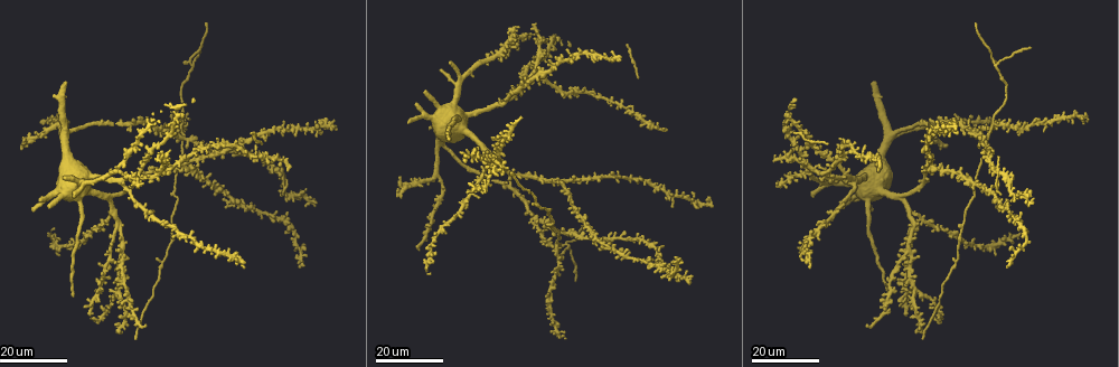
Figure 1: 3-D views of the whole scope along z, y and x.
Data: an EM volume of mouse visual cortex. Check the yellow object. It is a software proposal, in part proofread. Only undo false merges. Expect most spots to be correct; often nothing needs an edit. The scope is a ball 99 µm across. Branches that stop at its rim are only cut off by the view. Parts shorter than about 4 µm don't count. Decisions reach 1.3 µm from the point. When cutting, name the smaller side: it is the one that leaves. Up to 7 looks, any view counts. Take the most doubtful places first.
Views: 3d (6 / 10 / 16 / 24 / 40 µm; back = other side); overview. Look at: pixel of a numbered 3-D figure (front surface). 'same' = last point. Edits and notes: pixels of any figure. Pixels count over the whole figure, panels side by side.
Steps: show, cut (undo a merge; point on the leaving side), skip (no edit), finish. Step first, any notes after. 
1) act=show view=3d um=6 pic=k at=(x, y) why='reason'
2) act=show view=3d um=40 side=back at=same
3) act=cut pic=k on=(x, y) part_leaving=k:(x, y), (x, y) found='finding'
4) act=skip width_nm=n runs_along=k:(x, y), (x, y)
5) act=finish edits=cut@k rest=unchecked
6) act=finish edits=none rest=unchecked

act=show view=3d um=16 pic=1 at=(1000, 173) why='two arms at a narrow angle'

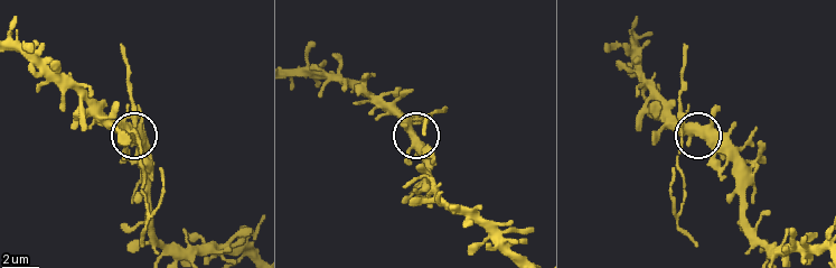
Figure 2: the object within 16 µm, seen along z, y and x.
act=show view=3d um=10 pic=2 at=(127, 129)

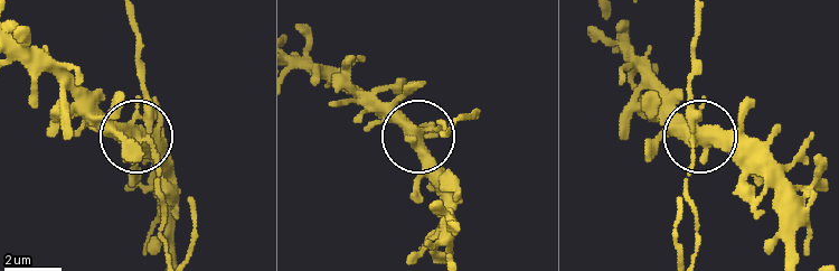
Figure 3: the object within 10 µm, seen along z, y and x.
act=cut pic=3 on=(693, 165) width_nm=430 found='a second neuron is stuck on'

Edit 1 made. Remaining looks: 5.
act=show view=overview

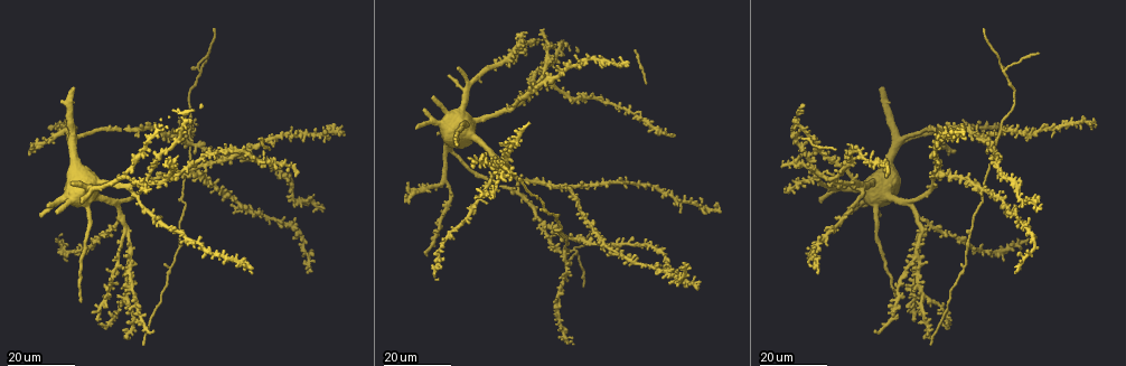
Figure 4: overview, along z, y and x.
act=show view=3d um=16 pic=4 at=(190, 127) why='two arms in line, one across'

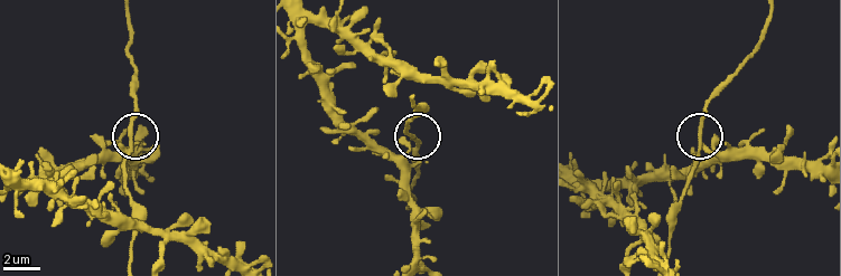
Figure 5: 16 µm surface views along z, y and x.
act=show view=3d um=6 pic=5 at=(699, 146)

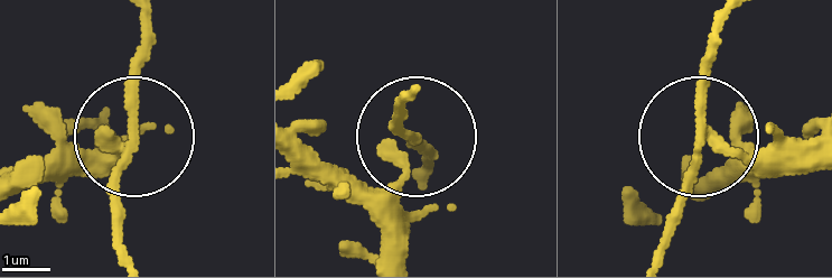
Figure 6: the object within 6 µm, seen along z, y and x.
act=skip runs_along=6:(693, 197), (750, 177), (693, 129), (713, 20) found='all the same neuron'

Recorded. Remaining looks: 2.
act=show view=3d um=24 pic=4 at=(859, 156)

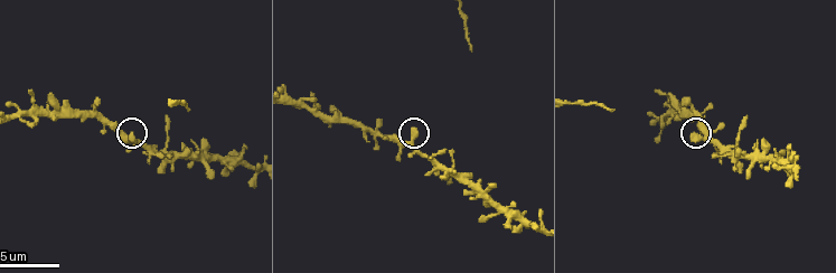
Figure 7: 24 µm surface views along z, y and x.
act=show view=3d um=6 pic=7 at=(412, 142)

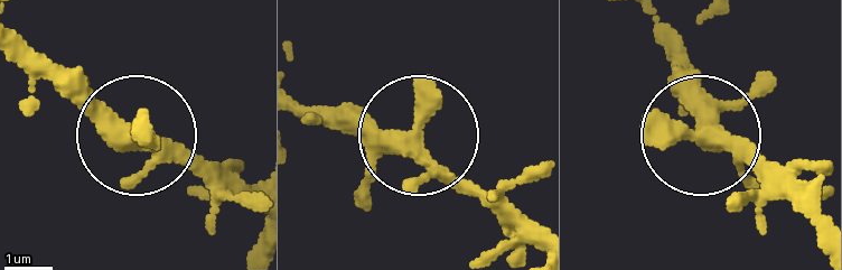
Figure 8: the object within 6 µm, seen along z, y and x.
act=skip arms=3 runs_along=8:(666, 53), (699, 129), (811, 165) found='all the same neuron'

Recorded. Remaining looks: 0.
act=finish edits=cut@3 rest=unchecked

